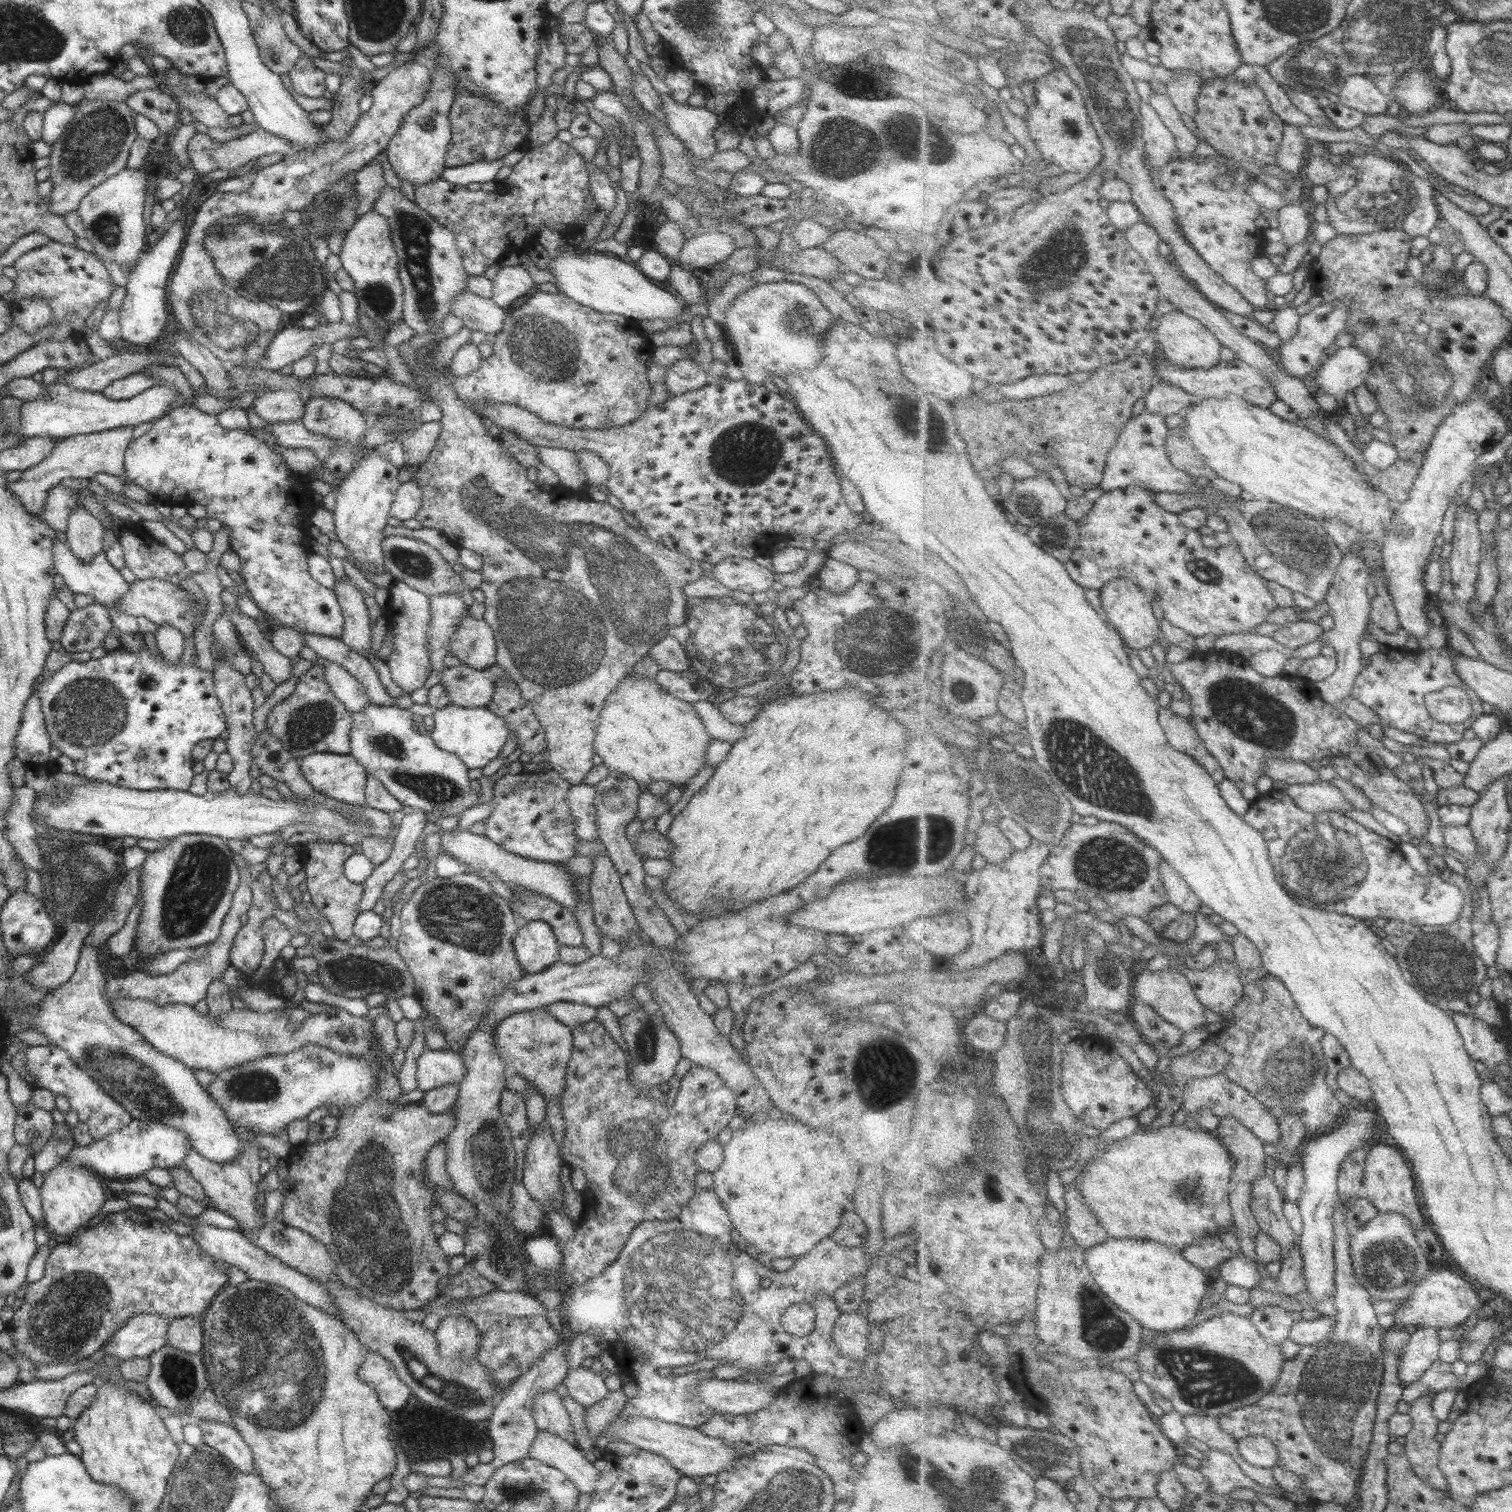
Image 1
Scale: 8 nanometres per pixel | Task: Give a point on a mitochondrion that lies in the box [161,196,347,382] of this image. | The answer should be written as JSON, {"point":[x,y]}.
{"point":[223,321]}

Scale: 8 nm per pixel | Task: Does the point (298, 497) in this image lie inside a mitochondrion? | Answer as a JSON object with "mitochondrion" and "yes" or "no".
{"mitochondrion":"no"}

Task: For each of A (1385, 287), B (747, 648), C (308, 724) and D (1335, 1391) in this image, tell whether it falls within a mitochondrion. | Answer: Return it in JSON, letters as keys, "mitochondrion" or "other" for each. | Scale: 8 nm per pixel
{"A":"other","B":"mitochondrion","C":"mitochondrion","D":"mitochondrion"}

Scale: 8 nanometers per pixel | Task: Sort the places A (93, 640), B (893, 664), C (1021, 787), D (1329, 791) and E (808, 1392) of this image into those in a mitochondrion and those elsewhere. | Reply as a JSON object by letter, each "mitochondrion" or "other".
{"A":"other","B":"mitochondrion","C":"mitochondrion","D":"other","E":"other"}

